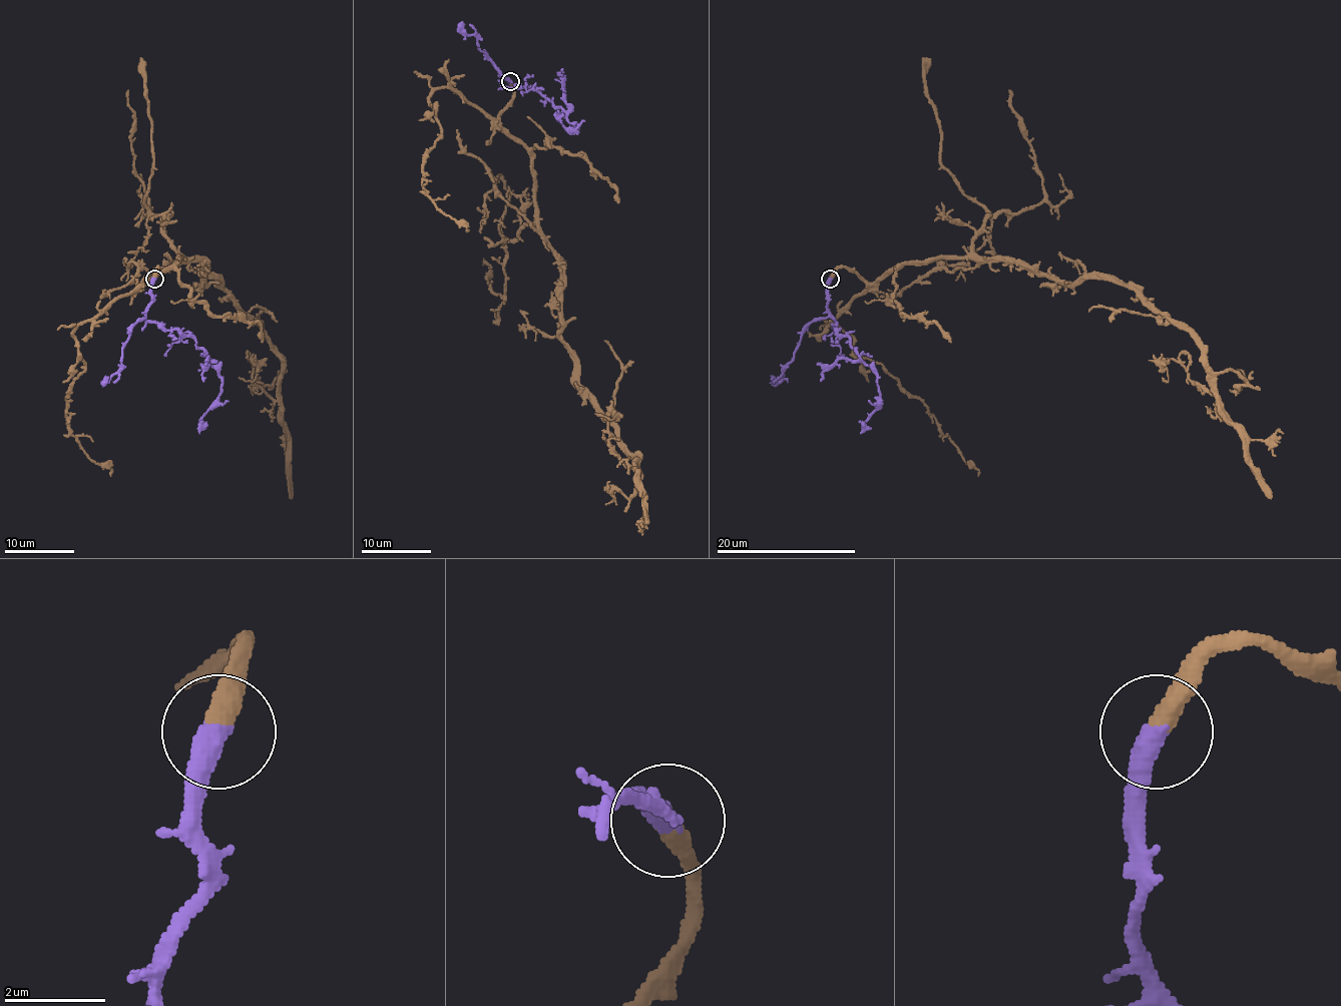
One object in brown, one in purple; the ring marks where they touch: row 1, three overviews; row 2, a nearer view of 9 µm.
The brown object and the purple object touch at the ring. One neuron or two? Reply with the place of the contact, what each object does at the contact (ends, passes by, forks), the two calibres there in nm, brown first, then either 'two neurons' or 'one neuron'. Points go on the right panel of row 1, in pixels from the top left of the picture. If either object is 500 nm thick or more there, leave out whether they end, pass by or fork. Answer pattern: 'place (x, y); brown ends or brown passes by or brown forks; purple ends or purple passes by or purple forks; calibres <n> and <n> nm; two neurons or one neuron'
place (830, 279); brown ends; purple ends; calibres 420 and 480 nm; one neuron

